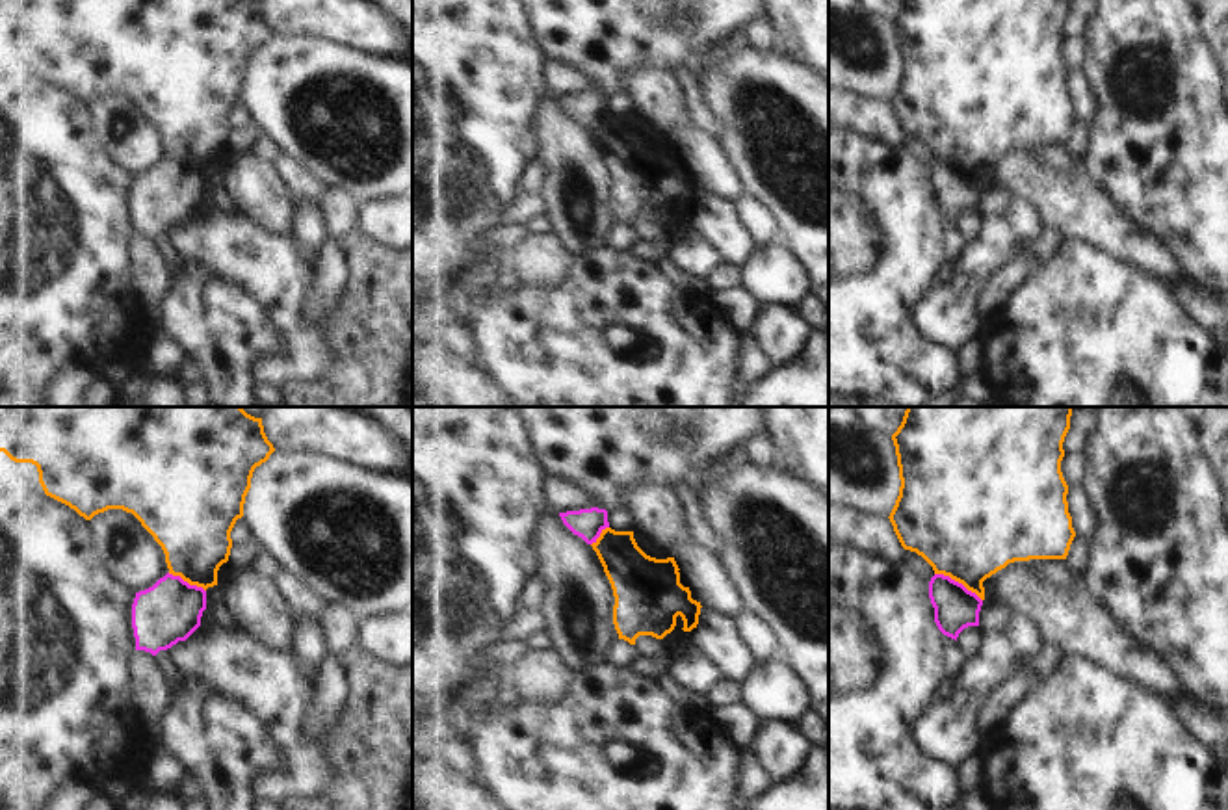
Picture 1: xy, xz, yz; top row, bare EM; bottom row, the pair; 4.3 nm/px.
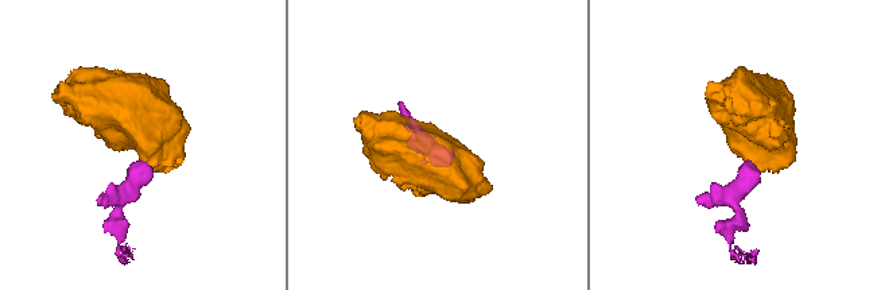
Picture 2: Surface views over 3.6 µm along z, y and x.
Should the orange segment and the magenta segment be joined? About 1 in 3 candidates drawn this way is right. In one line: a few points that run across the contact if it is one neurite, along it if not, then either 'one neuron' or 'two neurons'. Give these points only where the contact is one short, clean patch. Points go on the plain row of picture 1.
line yz (935, 156), (961, 166), (981, 184); two neurons

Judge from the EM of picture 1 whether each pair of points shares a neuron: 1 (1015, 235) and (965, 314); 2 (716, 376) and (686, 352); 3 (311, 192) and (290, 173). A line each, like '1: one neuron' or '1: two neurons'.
1: one neuron
2: one neuron
3: one neuron

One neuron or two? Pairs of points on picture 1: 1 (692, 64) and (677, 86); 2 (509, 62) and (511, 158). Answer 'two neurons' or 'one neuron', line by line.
1: two neurons
2: one neuron

